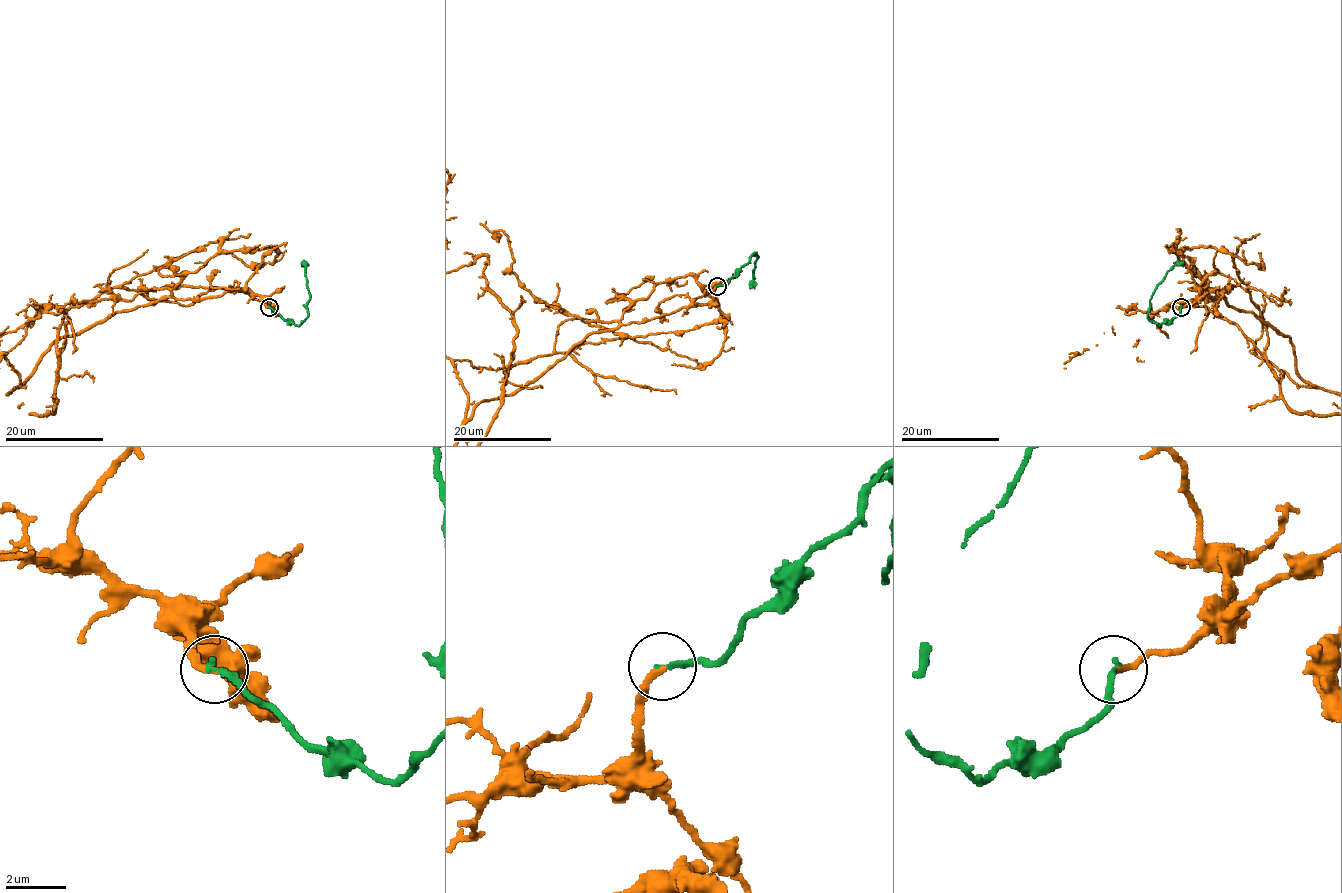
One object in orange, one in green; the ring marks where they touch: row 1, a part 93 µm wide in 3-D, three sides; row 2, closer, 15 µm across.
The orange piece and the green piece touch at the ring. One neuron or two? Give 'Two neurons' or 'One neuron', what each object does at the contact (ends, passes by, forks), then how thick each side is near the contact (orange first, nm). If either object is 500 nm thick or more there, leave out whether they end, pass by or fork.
One neuron. At the ring orange ends. At the ring green ends. Thickness 220 nm (orange) against 190 nm

